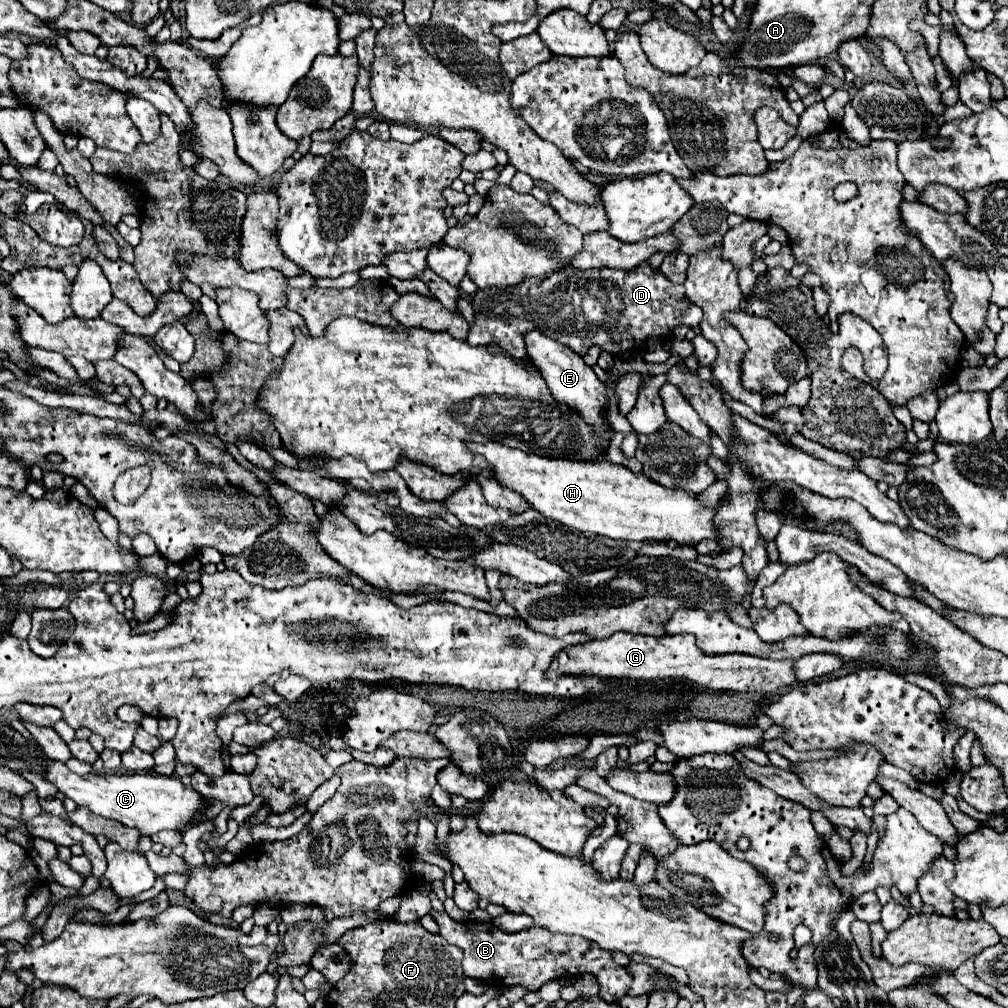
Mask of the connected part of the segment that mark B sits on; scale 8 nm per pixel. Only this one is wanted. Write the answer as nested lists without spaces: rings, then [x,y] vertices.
[[[429,912],[435,922],[439,924],[439,934],[449,942],[463,950],[463,970],[465,976],[485,982],[493,988],[509,988],[509,986],[525,986],[531,990],[539,990],[549,980],[559,980],[565,976],[583,976],[591,974],[597,978],[601,988],[601,998],[609,1004],[617,1002],[619,998],[627,996],[633,976],[627,974],[625,966],[615,964],[613,956],[603,948],[597,948],[591,940],[583,936],[565,936],[553,934],[545,928],[531,926],[527,930],[507,934],[495,928],[491,922],[455,922],[449,918],[447,912]]]

